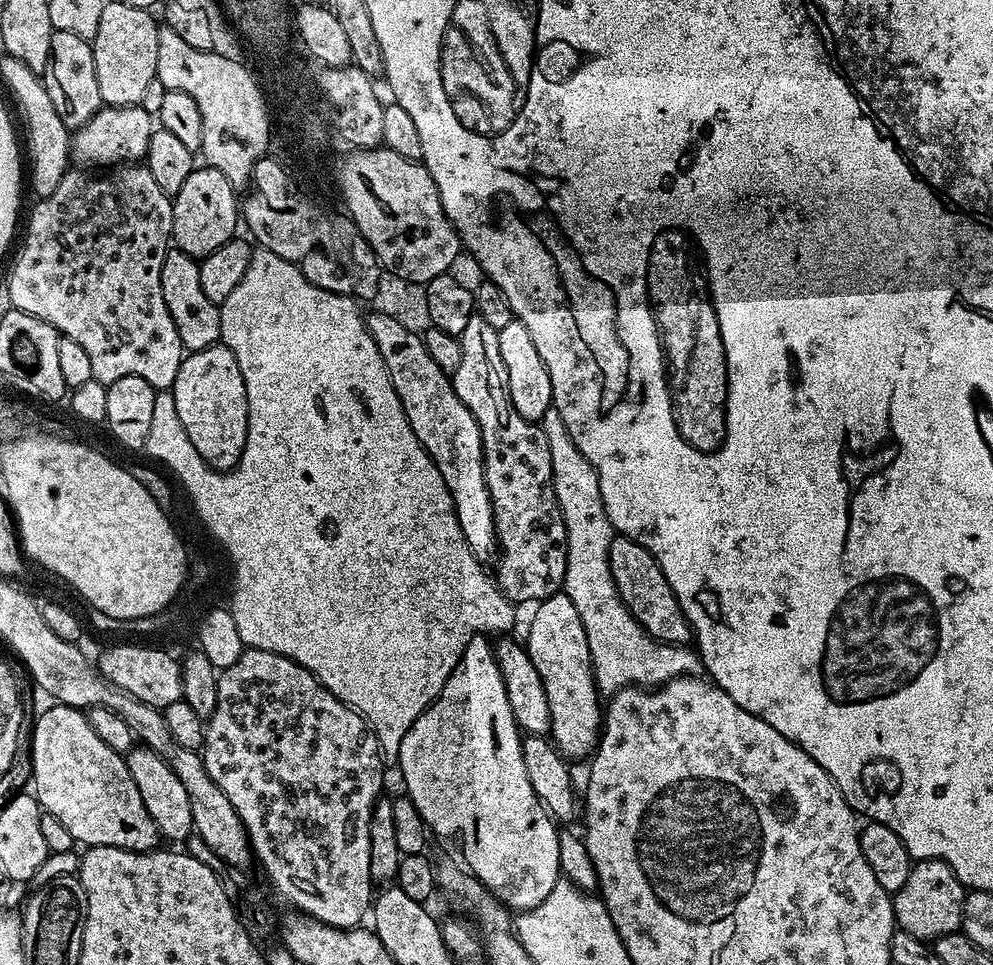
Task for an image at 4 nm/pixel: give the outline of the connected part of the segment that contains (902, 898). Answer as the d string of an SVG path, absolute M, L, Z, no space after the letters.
M917 860L906 878L902 890L892 896L892 909L899 931L914 934L914 938L934 942L940 936L961 931L964 919L966 889L954 870L944 860Z

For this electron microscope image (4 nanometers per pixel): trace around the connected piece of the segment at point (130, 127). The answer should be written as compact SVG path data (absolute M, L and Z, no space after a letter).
M101 106L94 114L94 118L90 118L81 128L71 133L70 156L75 163L77 160L80 163L77 165L80 166L104 166L109 162L140 162L148 155L153 131L153 113L147 112L144 108Z

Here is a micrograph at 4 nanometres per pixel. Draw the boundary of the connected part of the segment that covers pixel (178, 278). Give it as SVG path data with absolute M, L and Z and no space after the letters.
M175 246L169 247L162 262L162 298L166 298L166 310L170 310L170 318L174 318L174 330L178 330L178 338L188 352L197 352L220 340L220 305L206 298L199 269L197 257Z

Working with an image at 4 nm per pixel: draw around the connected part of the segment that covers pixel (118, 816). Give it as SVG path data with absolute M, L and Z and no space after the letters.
M57 702L52 709L35 717L34 723L36 723L36 729L32 732L32 780L36 783L34 795L36 801L40 803L41 809L54 814L54 818L58 818L58 822L62 822L62 826L66 826L66 830L70 830L73 841L80 843L81 840L81 845L114 846L115 848L125 848L131 852L153 851L159 845L156 843L161 843L162 837L158 826L154 826L154 818L150 818L150 810L146 810L146 802L142 802L142 794L138 794L138 786L134 786L134 778L130 778L127 759L121 753L110 750L110 746L106 746L106 742L102 738L98 738L94 726L90 726L87 715L79 708L72 708L68 704Z

